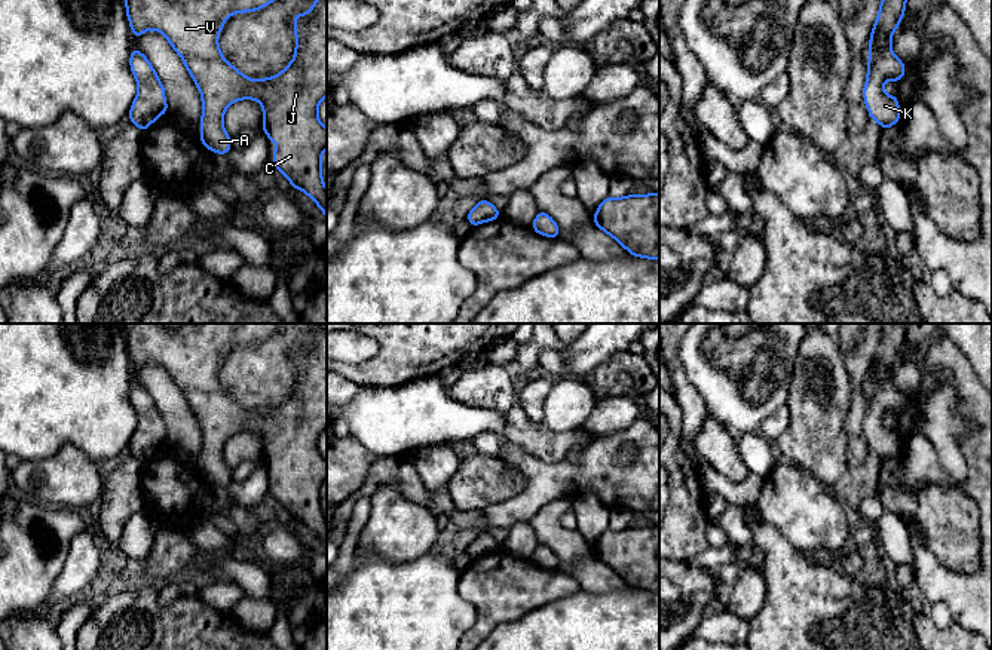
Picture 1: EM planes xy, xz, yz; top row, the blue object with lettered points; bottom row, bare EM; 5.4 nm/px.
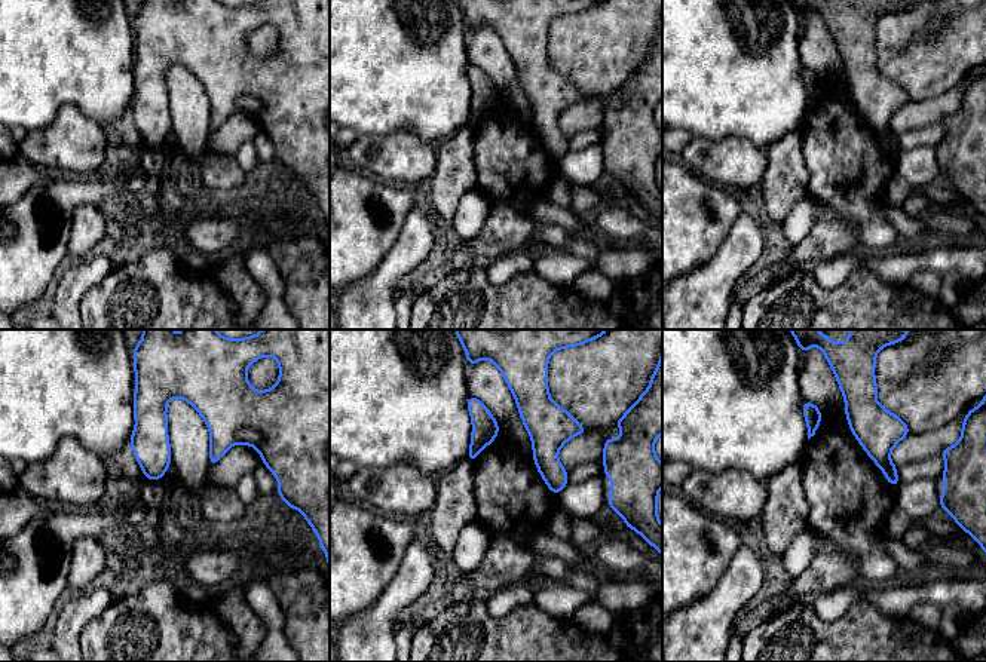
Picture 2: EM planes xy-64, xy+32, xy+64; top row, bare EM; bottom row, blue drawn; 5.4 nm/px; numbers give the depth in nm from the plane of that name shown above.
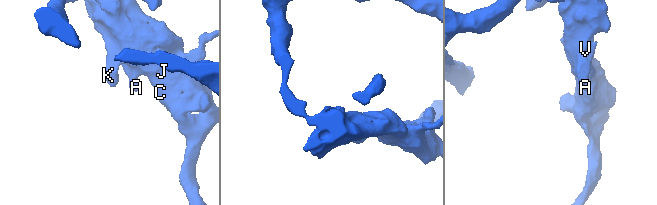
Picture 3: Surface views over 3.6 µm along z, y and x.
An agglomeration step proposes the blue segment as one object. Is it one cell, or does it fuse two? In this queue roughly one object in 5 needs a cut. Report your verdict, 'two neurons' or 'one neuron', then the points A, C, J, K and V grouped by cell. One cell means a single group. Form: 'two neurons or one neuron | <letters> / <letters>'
one neuron | A C J K V

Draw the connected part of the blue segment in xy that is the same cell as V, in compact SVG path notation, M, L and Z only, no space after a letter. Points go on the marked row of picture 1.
M123 0L134 37L149 30L162 33L183 59L202 96L200 142L206 150L227 154L230 137L224 131L223 117L227 107L239 99L255 99L263 107L263 131L276 142L273 166L281 171L293 188L304 191L324 212L327 220L327 187L322 181L322 151L327 148L327 128L318 117L318 107L327 96L327 0L315 0L307 13L294 15L296 52L294 59L276 76L251 80L230 65L218 49L218 34L233 13L255 12L275 0Z

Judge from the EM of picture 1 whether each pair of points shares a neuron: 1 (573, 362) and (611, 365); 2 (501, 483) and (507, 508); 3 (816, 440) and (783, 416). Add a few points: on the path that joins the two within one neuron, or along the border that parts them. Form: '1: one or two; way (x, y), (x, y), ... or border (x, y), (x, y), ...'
1: two; border (625, 349), (614, 353), (590, 379)
2: two; border (517, 468), (524, 477), (524, 487), (483, 511)
3: two; border (787, 404), (789, 426), (777, 440)

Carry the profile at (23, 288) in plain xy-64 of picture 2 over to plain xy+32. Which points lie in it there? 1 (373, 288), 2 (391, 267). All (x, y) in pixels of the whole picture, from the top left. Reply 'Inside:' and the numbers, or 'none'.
Inside: none

